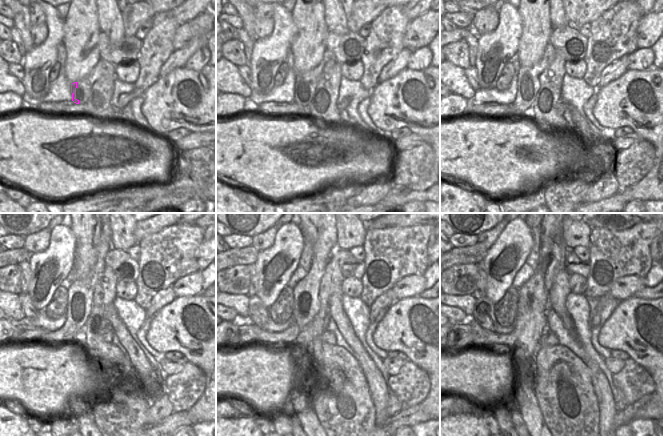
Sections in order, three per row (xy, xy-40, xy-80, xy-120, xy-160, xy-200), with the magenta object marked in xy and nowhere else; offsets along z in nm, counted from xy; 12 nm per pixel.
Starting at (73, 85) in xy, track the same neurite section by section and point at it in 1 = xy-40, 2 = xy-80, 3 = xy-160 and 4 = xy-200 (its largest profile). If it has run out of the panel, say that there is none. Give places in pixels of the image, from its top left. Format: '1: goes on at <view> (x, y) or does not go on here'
1: goes on at xy-40 (297, 99)
2: goes on at xy-80 (520, 76)
3: goes on at xy-160 (303, 334)
4: goes on at xy-200 (529, 326)

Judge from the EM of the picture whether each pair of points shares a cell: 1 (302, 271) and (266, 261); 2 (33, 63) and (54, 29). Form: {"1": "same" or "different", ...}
{"1": "different", "2": "same"}

